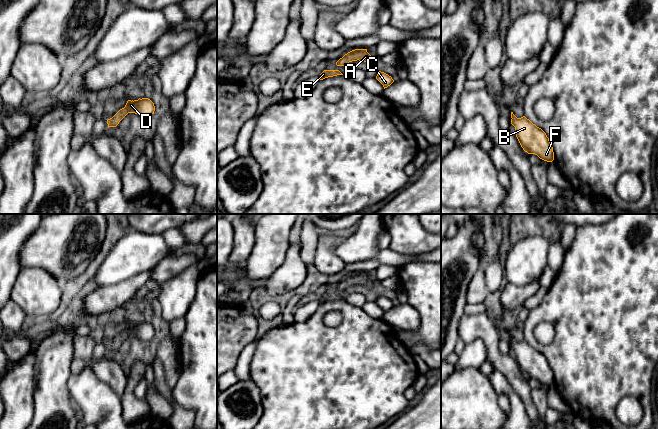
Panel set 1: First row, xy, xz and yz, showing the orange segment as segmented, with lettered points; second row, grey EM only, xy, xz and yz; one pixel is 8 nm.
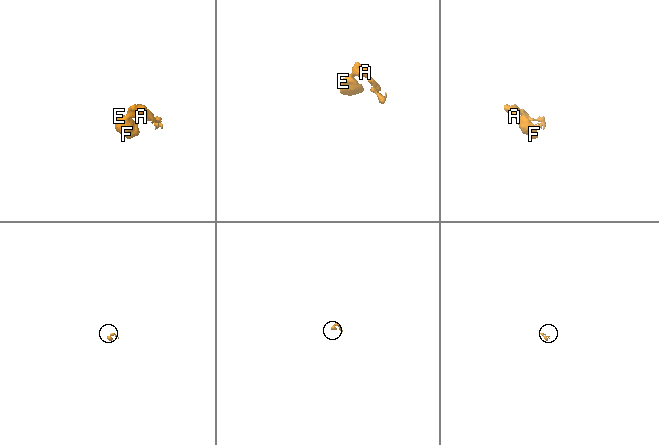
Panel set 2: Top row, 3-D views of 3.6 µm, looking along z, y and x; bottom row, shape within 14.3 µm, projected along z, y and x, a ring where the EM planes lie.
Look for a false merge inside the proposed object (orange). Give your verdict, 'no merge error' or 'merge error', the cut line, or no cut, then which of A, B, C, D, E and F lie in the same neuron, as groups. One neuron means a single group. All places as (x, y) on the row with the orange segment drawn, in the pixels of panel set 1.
no merge error; no cut; A B C D E F

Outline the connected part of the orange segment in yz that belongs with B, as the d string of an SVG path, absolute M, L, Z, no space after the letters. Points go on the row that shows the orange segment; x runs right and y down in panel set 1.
M511 112L511 124L515 127L516 137L525 152L535 154L540 159L552 162L554 160L553 147L546 133L525 116L517 118Z

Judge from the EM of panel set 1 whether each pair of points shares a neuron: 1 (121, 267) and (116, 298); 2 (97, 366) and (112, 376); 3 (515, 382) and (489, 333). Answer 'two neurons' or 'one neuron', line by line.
1: two neurons
2: one neuron
3: one neuron

